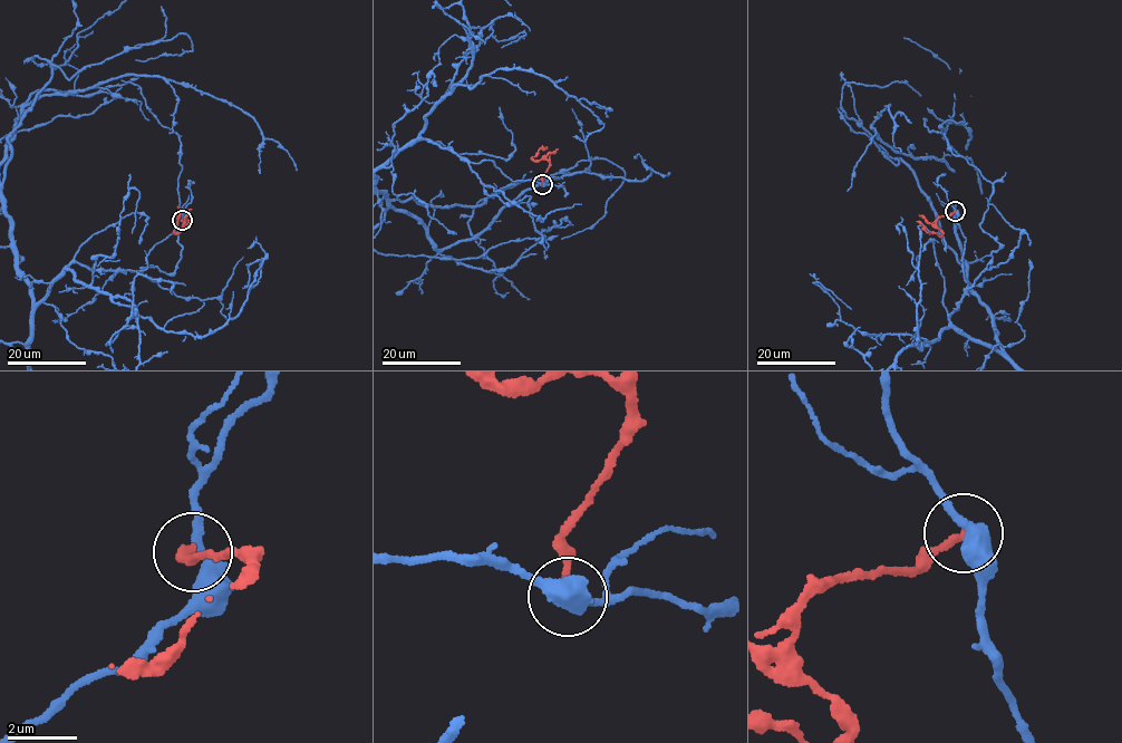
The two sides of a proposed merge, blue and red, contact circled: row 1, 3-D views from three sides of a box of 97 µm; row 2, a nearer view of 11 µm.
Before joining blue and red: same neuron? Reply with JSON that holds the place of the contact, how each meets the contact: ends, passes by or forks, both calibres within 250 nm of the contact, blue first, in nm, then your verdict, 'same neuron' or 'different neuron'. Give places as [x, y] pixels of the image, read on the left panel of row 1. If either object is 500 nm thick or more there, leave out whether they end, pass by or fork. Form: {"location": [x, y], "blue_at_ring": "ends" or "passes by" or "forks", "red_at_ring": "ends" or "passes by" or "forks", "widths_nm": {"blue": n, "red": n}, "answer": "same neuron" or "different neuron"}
{"location": [182, 220], "blue_at_ring": "passes by", "red_at_ring": "ends", "widths_nm": {"blue": 320, "red": 220}, "answer": "different neuron"}

